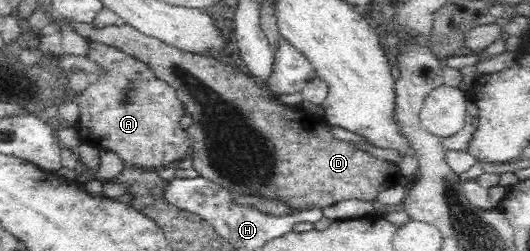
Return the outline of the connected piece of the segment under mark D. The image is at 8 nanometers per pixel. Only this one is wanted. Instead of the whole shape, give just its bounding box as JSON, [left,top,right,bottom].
[67,22,401,208]

